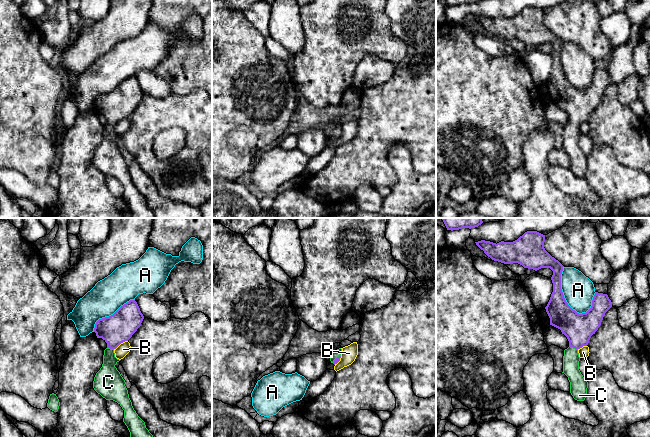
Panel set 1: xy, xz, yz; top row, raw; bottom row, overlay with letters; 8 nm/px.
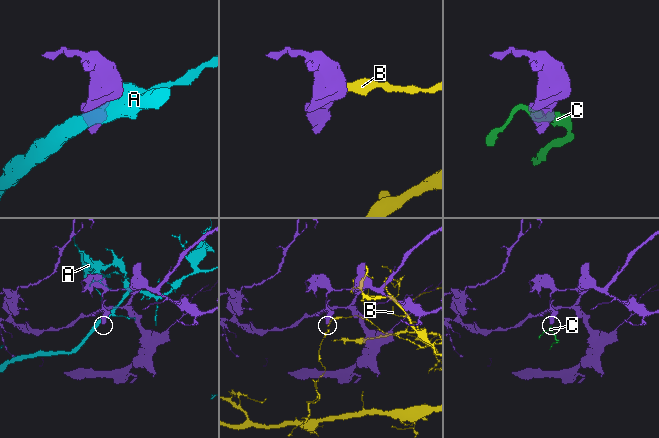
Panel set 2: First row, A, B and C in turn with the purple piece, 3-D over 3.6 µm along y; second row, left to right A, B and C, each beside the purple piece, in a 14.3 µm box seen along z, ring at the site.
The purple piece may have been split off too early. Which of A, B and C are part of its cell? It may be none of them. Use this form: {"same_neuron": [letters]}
{"same_neuron": ["C"]}

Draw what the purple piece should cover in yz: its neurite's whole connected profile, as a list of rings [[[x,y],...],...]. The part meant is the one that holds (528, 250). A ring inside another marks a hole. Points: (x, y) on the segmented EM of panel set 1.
[[[527,231],[513,242],[501,241],[496,244],[481,240],[475,243],[494,261],[504,264],[518,263],[524,268],[533,269],[535,271],[541,268],[550,268],[553,271],[551,277],[553,292],[545,309],[550,318],[550,325],[560,329],[562,334],[564,334],[569,341],[569,347],[564,350],[562,373],[568,377],[570,393],[575,400],[584,401],[587,395],[588,382],[579,370],[580,357],[578,350],[588,345],[591,336],[595,334],[600,327],[605,313],[612,307],[612,302],[607,294],[596,292],[592,300],[592,306],[586,313],[579,314],[573,310],[566,302],[561,289],[561,274],[564,266],[545,250],[544,242],[545,235],[537,231]]]

